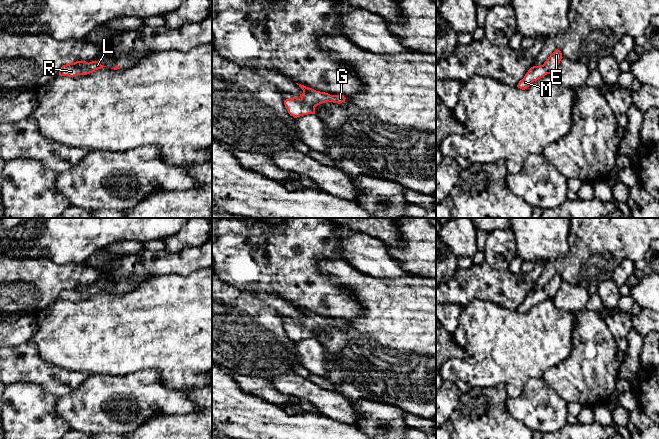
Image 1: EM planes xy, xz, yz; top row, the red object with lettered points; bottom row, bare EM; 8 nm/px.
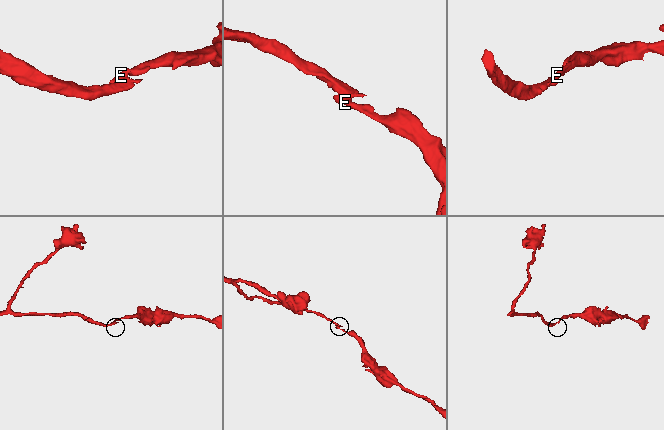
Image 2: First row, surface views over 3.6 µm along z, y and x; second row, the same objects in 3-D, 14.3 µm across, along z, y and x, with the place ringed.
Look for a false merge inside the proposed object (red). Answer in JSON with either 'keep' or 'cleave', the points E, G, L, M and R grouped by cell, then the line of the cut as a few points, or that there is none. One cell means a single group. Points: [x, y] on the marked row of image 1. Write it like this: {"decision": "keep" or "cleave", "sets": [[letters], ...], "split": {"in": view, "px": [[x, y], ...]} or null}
{"decision": "keep", "sets": [["E", "G", "L", "M", "R"]], "split": null}

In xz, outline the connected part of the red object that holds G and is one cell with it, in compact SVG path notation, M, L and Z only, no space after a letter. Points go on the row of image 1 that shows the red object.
M298 83L296 84L303 90L303 93L300 94L299 98L294 96L292 99L284 100L285 108L294 118L315 114L315 107L322 103L333 102L341 104L346 99L343 95L330 95Z

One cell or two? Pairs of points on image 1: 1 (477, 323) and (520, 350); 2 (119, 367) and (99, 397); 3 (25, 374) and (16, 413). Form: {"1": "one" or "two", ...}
{"1": "one", "2": "two", "3": "two"}

